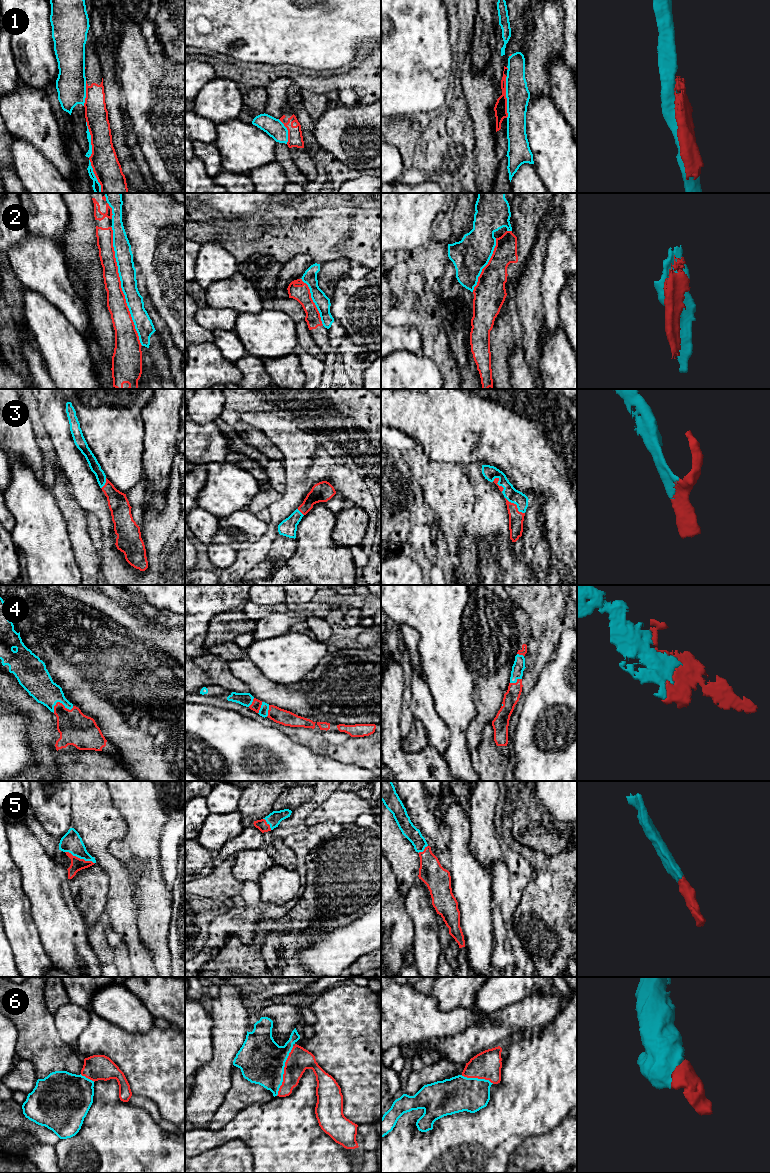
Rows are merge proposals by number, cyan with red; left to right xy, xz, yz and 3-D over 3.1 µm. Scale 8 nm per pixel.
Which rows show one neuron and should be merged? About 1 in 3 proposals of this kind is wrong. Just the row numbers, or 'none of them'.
3, 4, 5, 6

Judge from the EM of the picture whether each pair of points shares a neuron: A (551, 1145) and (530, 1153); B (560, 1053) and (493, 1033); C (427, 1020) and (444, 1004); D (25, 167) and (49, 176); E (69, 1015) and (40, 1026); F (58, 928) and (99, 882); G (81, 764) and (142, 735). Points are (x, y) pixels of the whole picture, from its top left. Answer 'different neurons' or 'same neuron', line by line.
A: same neuron
B: different neurons
C: different neurons
D: same neuron
E: different neurons
F: different neurons
G: different neurons

